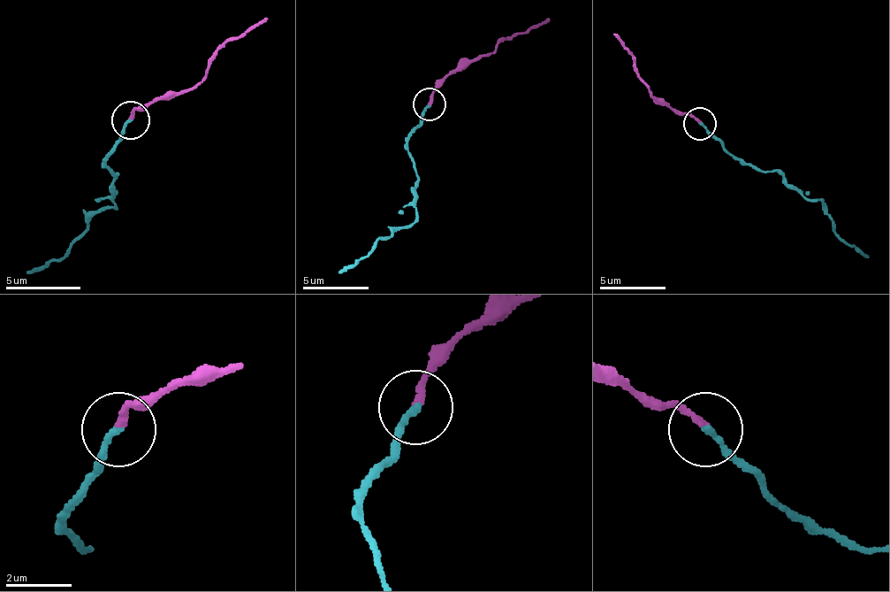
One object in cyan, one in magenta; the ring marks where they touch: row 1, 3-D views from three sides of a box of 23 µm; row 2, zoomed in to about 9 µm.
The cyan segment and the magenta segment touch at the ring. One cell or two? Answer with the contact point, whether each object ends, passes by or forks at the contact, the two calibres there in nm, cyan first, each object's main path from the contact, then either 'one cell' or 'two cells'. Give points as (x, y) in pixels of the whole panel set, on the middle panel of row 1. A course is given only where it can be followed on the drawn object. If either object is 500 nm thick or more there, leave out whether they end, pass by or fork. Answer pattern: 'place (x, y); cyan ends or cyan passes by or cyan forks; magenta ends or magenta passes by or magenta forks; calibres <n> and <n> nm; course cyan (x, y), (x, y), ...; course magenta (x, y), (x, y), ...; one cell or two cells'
place (429, 104); cyan ends; magenta ends; calibres 200 and 200 nm; course cyan (430, 103), (406, 143), (417, 180), (417, 216), (384, 235), (368, 252), (338, 272); course magenta (430, 103), (450, 73), (480, 60), (516, 34), (539, 27), (549, 18); two cells

